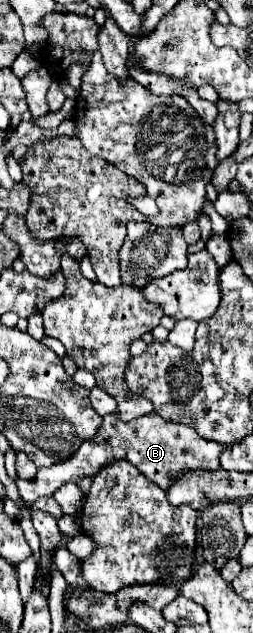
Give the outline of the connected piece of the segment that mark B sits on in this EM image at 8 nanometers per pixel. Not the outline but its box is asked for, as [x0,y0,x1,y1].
[16,412,226,504]

